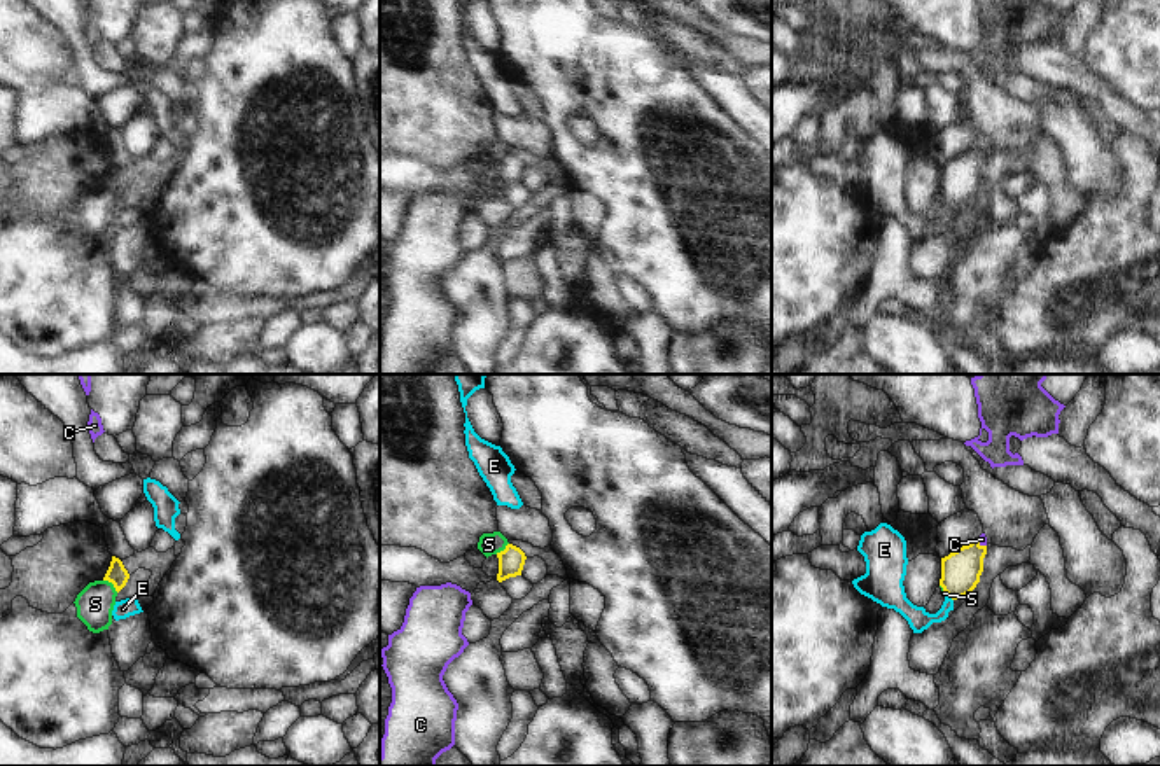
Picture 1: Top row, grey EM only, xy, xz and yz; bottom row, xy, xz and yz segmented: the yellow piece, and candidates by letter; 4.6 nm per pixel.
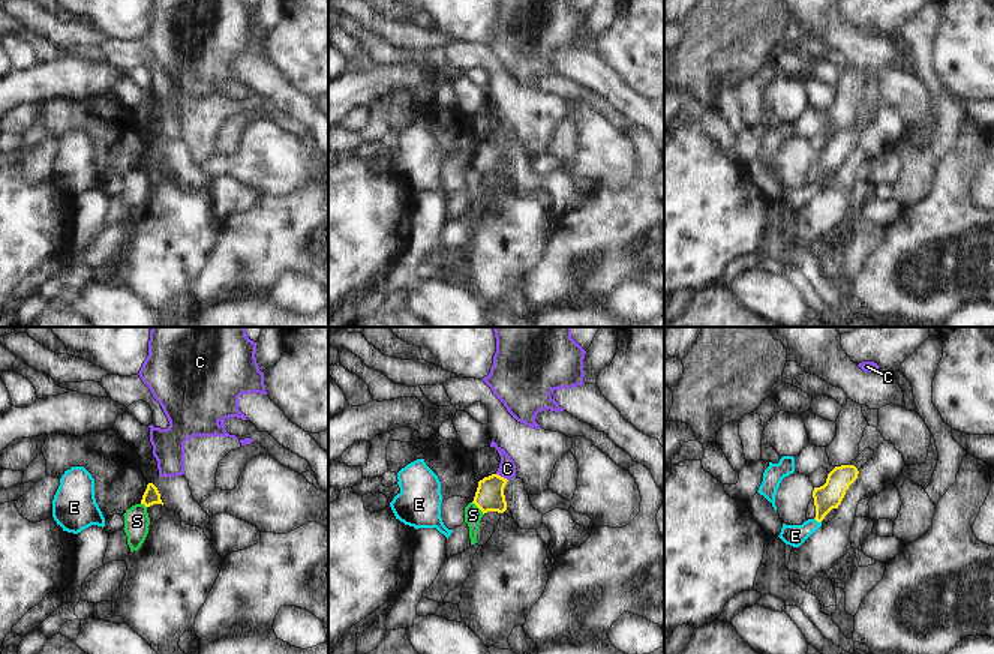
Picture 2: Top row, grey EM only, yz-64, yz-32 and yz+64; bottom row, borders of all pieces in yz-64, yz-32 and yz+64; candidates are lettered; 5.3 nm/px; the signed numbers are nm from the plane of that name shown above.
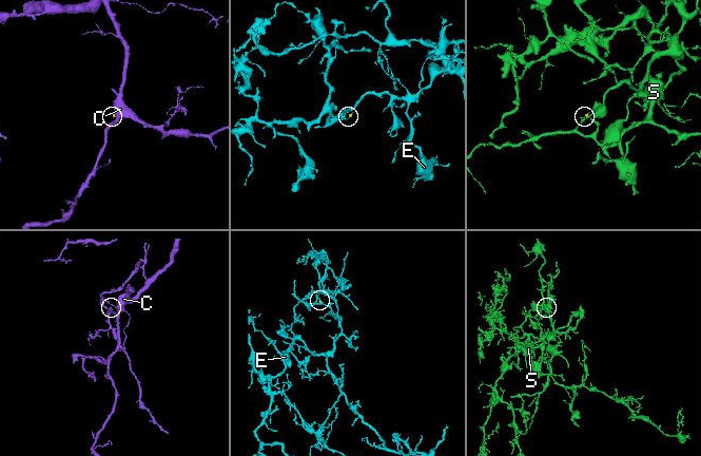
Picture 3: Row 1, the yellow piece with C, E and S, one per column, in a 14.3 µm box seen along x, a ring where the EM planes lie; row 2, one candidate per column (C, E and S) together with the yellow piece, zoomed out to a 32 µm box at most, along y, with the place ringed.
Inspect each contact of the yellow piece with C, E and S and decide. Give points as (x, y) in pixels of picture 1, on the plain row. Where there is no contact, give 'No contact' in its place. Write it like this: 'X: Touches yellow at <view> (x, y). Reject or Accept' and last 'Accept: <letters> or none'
C: Touches yellow at yz (978, 151). Reject
E: Touches yellow at yz (950, 205). Accept
S: Touches yellow at xy (112, 191). Reject
Accept: E

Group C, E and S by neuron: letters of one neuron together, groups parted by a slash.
C / E / S

